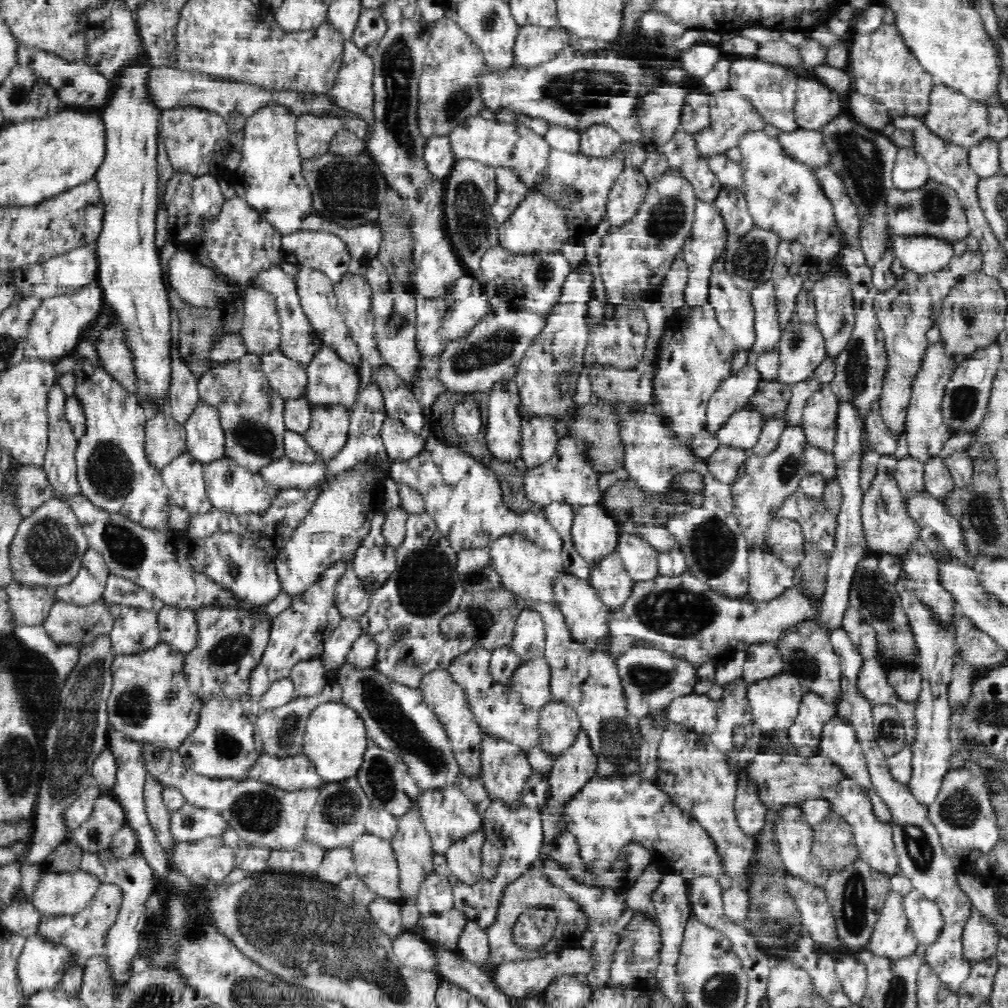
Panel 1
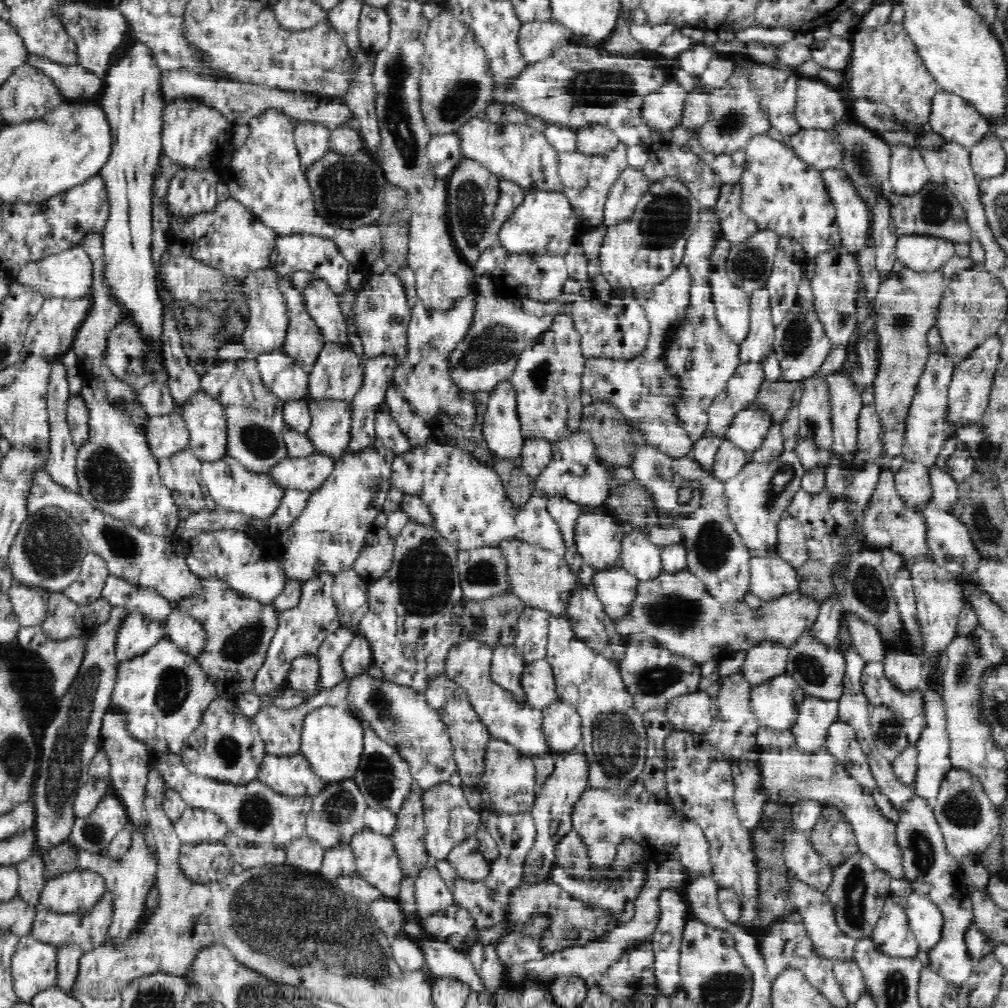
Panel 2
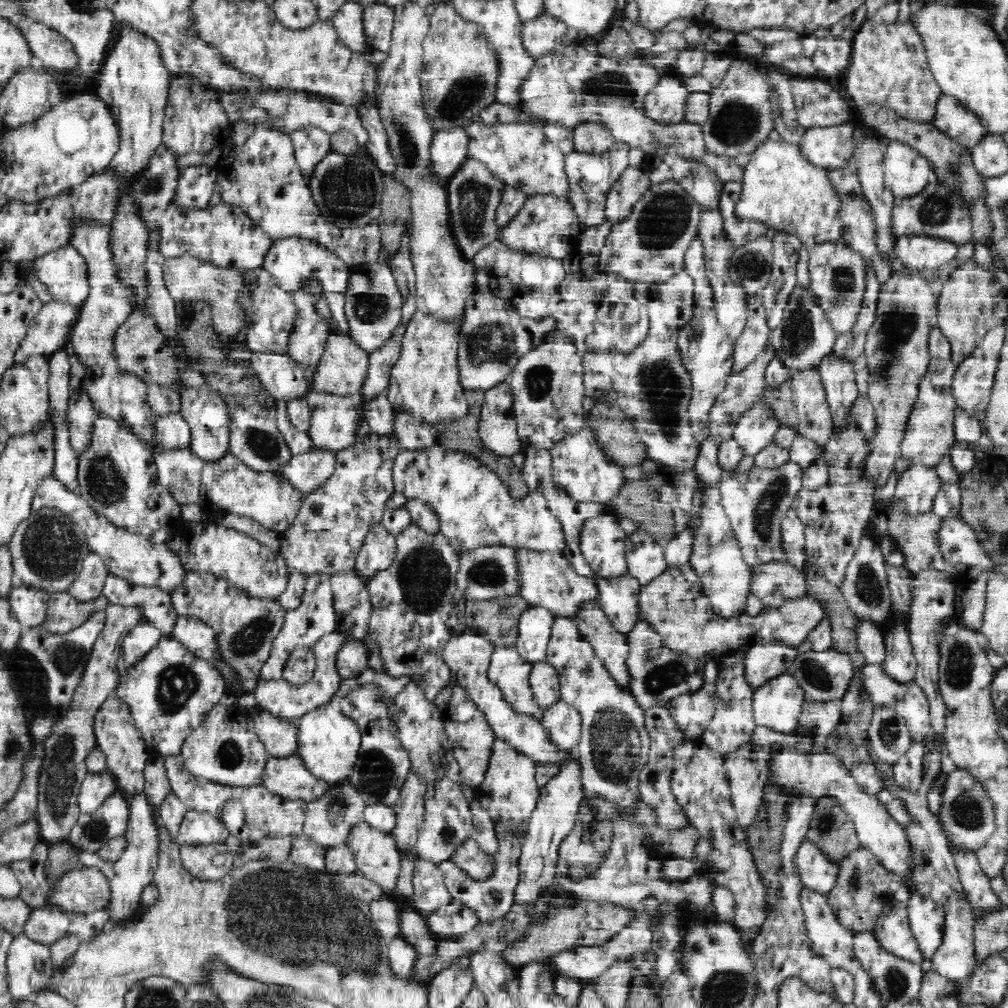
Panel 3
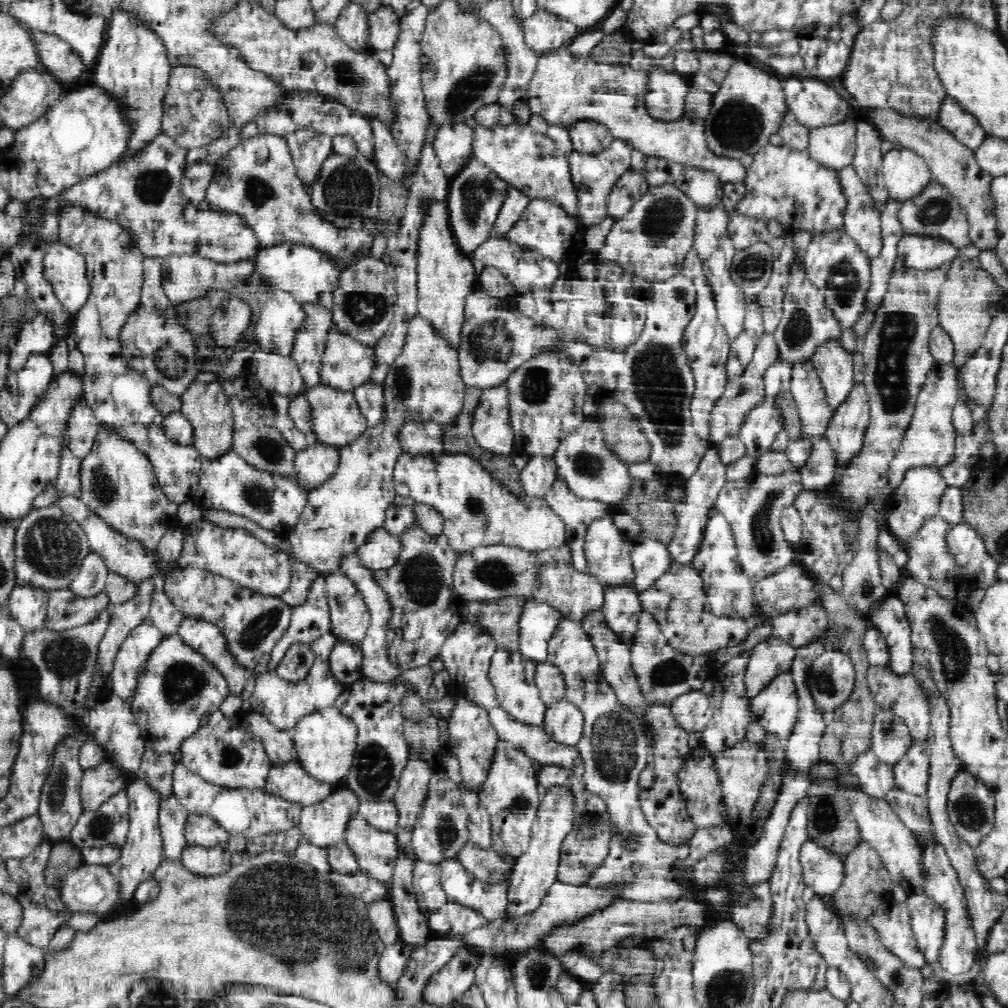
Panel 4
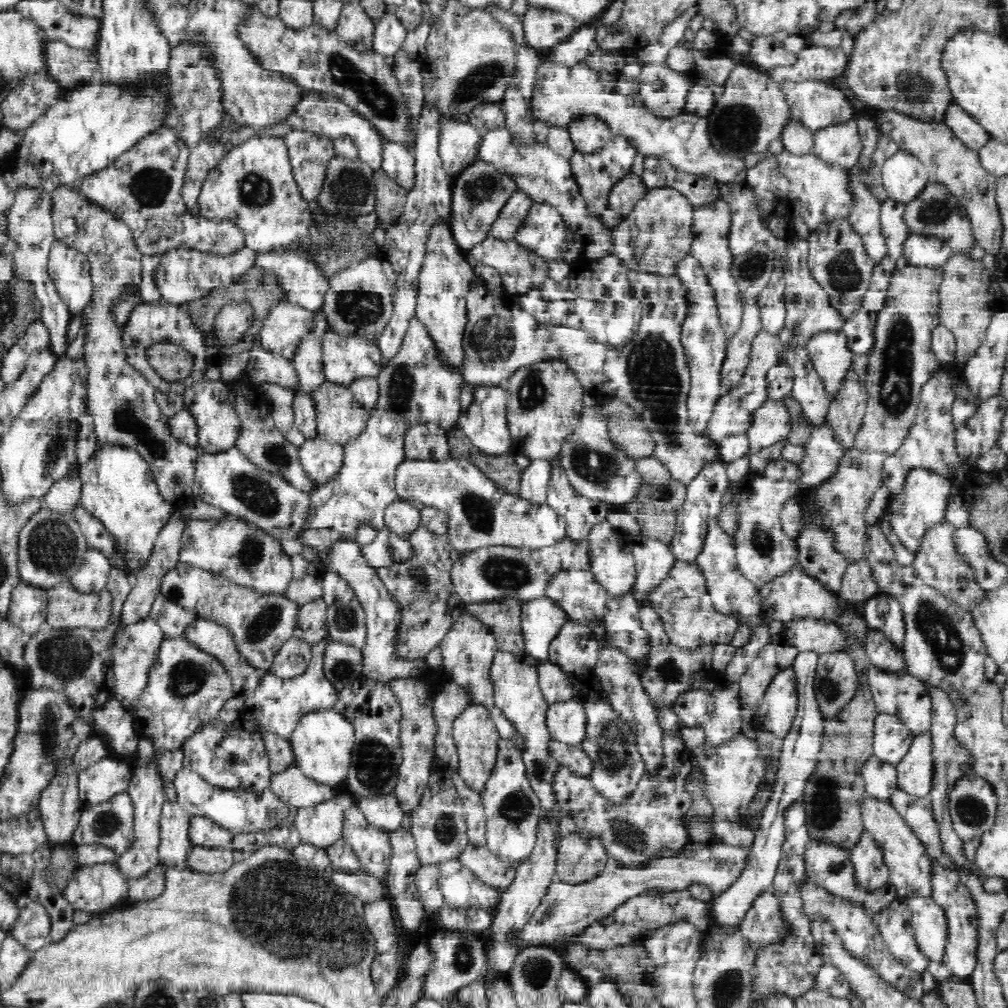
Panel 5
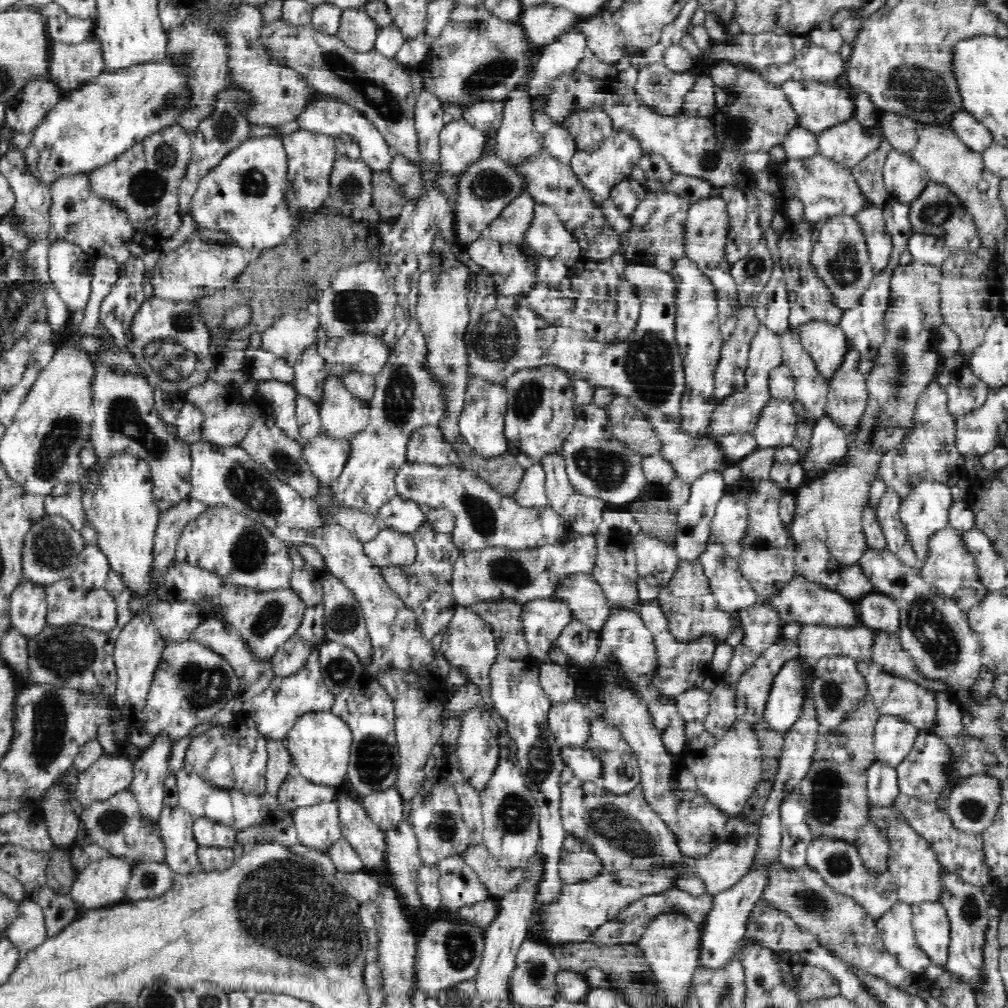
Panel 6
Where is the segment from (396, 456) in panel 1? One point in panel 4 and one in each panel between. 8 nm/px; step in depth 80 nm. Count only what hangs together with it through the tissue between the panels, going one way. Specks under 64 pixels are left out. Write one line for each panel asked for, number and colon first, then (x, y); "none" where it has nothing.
2: (388, 432)
3: (380, 415)
4: (370, 397)

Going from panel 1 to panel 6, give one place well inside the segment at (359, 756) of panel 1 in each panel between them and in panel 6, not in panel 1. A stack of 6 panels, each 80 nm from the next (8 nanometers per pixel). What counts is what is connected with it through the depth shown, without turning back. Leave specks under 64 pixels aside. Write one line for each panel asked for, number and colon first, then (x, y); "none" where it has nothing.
2: (332, 739)
3: (329, 741)
4: (325, 741)
5: (322, 742)
6: (320, 743)

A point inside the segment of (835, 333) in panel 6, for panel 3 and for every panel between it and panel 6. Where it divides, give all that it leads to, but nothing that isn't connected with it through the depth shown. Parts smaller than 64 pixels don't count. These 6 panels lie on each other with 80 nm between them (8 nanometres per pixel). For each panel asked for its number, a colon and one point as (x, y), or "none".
3: (837, 375)
4: (834, 366)
5: (831, 357)

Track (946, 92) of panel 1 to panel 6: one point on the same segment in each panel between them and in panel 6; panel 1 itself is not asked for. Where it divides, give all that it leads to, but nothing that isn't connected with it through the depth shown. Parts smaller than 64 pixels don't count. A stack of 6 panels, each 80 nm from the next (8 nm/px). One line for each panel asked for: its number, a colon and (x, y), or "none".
2: (951, 117)
3: (951, 118)
4: (957, 121)
5: (963, 126)
6: (975, 136)

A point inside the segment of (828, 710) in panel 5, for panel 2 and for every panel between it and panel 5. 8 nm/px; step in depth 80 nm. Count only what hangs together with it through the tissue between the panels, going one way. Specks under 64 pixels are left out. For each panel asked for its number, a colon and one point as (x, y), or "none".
2: (818, 668)
3: (824, 675)
4: (830, 679)

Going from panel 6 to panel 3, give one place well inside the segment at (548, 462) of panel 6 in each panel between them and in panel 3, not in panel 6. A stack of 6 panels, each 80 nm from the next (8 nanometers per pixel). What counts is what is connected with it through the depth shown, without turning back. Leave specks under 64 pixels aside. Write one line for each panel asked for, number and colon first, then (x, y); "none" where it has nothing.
3: (571, 514)
4: (577, 514)
5: (581, 514)

